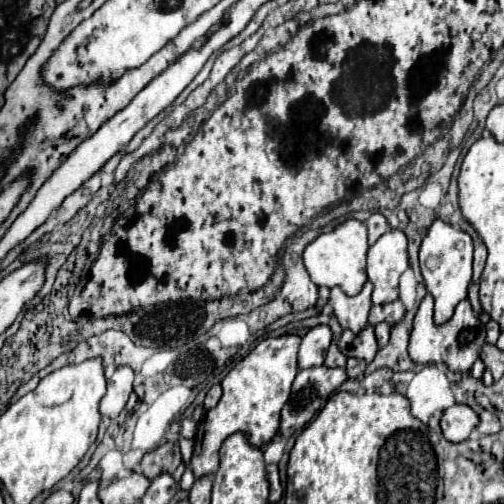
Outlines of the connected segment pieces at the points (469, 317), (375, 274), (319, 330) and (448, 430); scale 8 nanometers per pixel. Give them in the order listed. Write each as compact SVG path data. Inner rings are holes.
M427 294L423 302L419 304L413 332L409 340L409 356L417 364L429 364L429 362L443 362L451 372L469 372L473 362L479 358L479 352L485 344L485 328L479 322L479 318L473 314L469 300L463 300L457 304L455 314L445 324L435 324L433 320L433 296Z
M401 230L385 232L367 254L367 276L373 282L373 304L399 298L399 276L409 268L407 236Z
M315 326L311 328L303 340L301 340L301 348L299 348L299 358L297 358L297 366L301 370L305 368L313 368L313 366L321 366L327 354L327 348L331 344L331 330L329 326Z
M455 404L443 412L441 430L449 442L463 442L477 428L477 422L479 422L479 418L473 408Z

